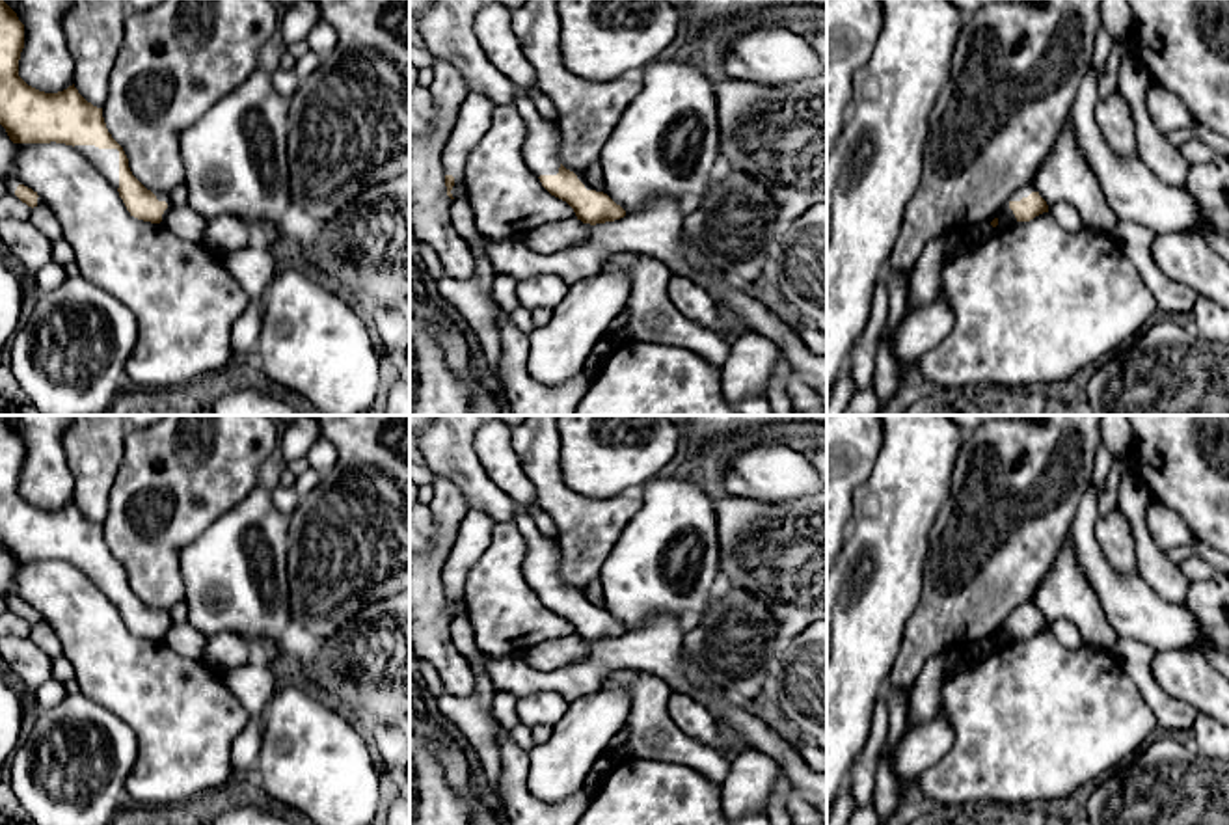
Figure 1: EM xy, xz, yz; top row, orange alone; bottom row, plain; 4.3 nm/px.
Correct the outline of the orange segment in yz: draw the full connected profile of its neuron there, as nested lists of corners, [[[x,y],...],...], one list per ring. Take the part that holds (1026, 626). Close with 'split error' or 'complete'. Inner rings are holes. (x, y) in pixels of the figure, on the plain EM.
[[[1030,600],[1019,605],[1002,622],[998,635],[1009,635],[1013,641],[1019,641],[1019,639],[1030,639],[1043,629],[1048,629],[1048,622]]] | split error

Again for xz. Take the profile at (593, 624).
[[[518,510],[512,521],[527,544],[525,581],[542,603],[551,613],[566,618],[583,641],[596,642],[624,635],[626,628],[607,611],[594,605],[585,592],[560,581],[560,557],[555,540],[544,536],[527,512]]] | split error

